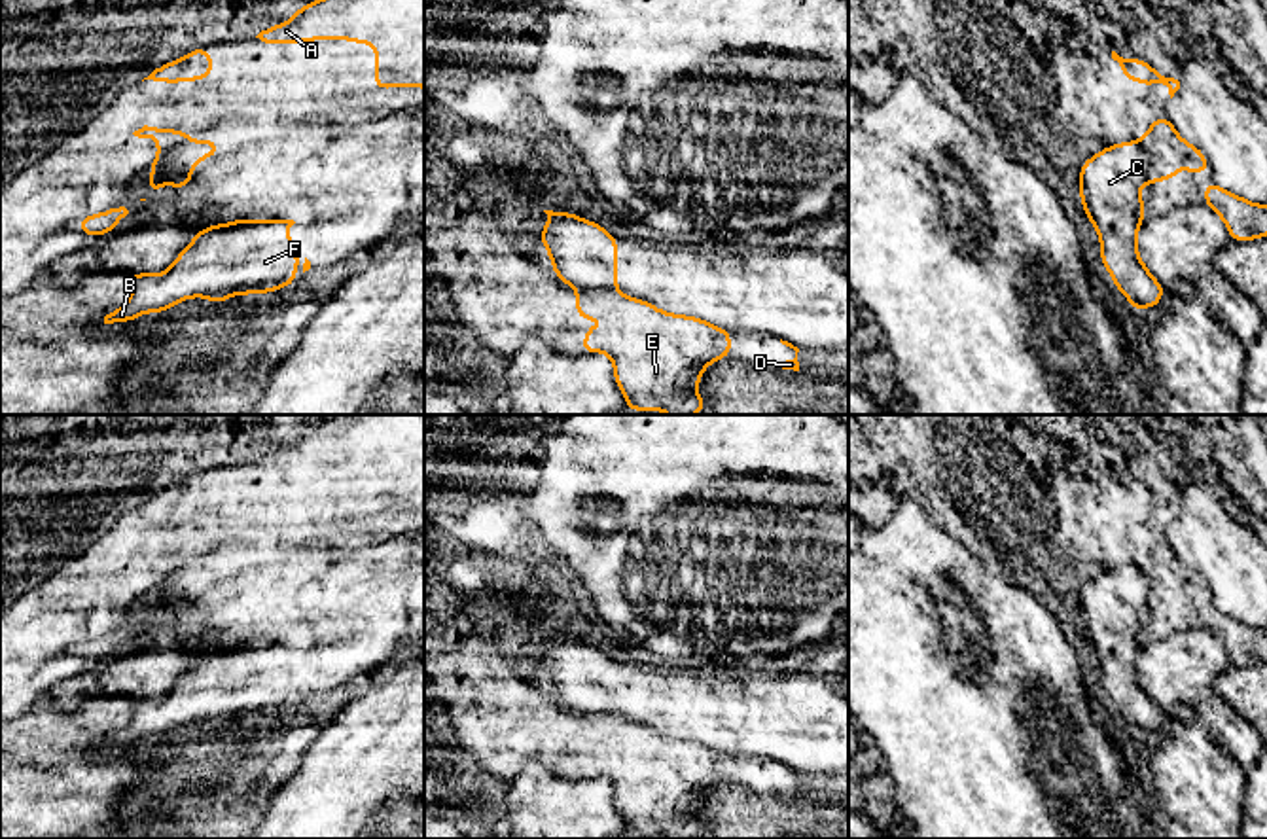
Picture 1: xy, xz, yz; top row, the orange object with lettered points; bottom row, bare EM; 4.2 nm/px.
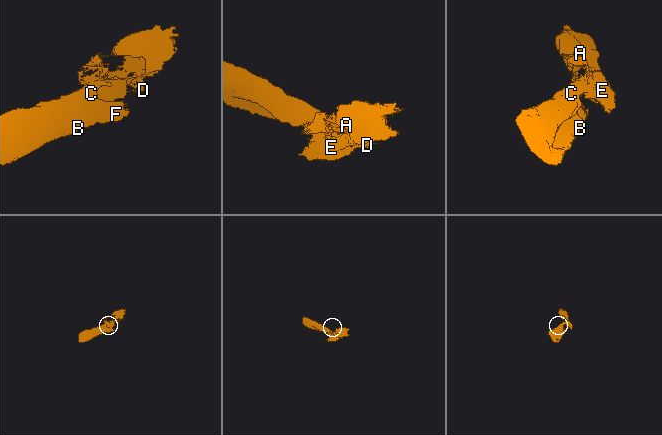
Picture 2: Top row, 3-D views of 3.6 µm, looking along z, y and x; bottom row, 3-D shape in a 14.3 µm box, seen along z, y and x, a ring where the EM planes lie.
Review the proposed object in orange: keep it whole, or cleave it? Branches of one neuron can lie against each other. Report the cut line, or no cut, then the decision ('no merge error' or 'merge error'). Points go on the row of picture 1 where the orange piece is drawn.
cut in xy along (186, 141), (171, 152), (163, 167), (188, 177), (156, 178); merge error

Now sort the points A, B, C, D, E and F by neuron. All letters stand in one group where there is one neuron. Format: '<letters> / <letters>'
A D E / B C F

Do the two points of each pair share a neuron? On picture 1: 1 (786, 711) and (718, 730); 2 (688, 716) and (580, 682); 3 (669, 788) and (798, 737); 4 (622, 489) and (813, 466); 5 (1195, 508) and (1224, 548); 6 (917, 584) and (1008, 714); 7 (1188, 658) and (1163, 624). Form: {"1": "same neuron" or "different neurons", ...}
{"1": "same neuron", "2": "same neuron", "3": "different neurons", "4": "same neuron", "5": "same neuron", "6": "same neuron", "7": "different neurons"}

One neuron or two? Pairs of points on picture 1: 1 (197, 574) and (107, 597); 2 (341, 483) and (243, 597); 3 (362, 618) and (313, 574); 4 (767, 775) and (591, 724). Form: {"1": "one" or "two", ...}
{"1": "two", "2": "two", "3": "one", "4": "one"}

